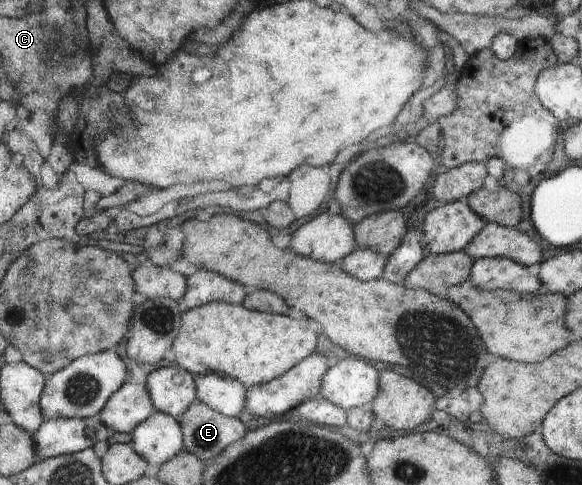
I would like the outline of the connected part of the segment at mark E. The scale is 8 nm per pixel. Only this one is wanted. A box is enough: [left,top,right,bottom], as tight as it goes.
[175,400,249,463]

